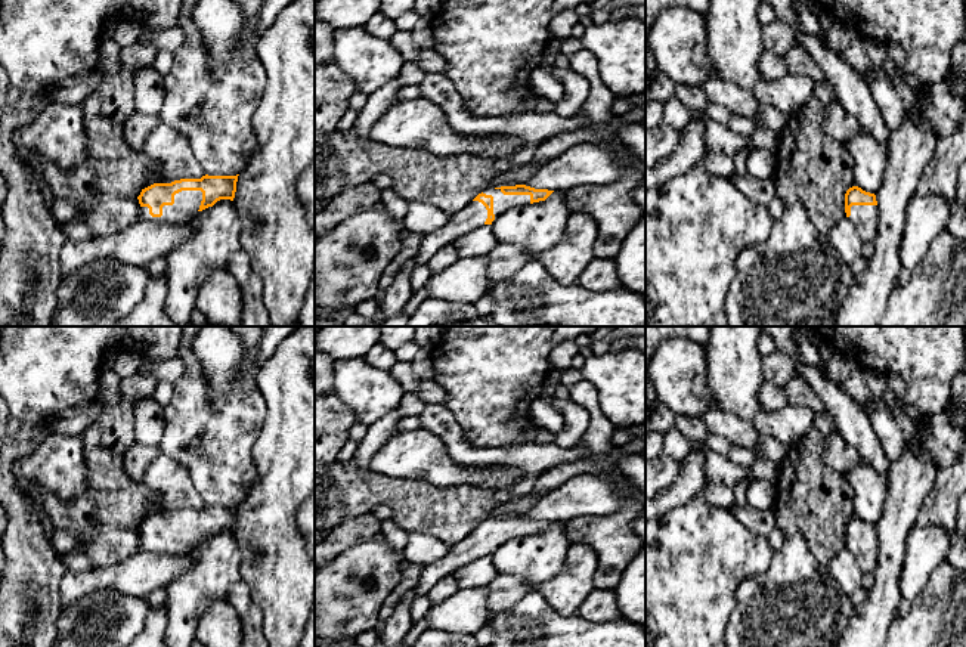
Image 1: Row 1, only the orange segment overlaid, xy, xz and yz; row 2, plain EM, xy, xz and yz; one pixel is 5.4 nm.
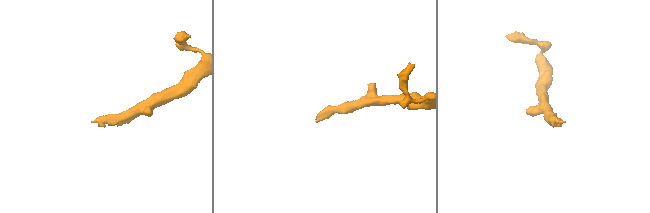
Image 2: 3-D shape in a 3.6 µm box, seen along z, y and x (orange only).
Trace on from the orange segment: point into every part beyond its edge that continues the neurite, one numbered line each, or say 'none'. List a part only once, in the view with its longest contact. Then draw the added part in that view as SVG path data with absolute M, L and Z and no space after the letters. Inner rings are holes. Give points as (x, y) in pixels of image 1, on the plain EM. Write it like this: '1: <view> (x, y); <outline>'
1: xy (186, 533); M182 521L174 526L173 536L162 538L161 548L152 548L148 538L140 538L140 551L149 554L182 554L192 550L201 536L201 521Z

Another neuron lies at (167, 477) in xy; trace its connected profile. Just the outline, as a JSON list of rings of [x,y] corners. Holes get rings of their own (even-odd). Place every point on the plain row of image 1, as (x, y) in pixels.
[[[162,452],[146,468],[142,483],[160,498],[158,514],[205,507],[199,492],[182,464]]]

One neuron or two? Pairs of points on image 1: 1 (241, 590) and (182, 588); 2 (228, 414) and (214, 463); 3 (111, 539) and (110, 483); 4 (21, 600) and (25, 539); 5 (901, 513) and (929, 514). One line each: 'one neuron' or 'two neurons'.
1: two neurons
2: one neuron
3: one neuron
4: one neuron
5: two neurons

